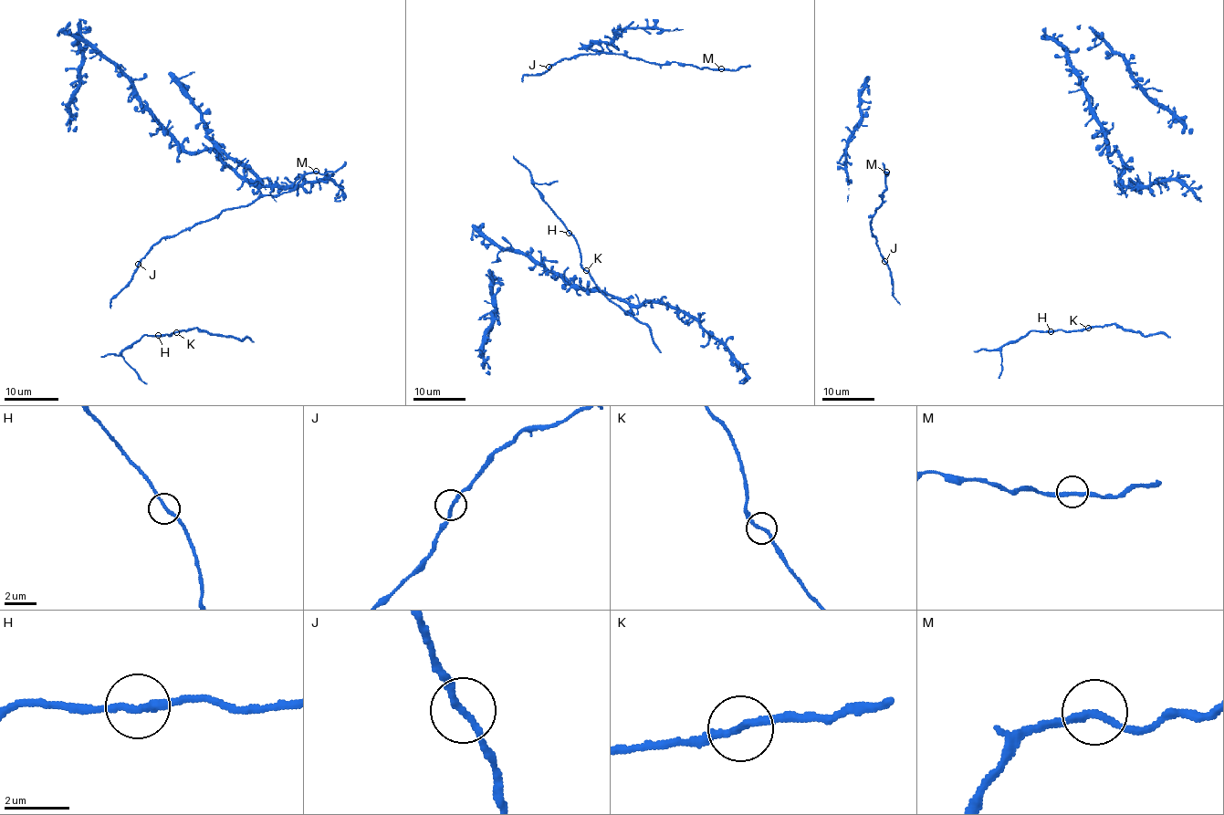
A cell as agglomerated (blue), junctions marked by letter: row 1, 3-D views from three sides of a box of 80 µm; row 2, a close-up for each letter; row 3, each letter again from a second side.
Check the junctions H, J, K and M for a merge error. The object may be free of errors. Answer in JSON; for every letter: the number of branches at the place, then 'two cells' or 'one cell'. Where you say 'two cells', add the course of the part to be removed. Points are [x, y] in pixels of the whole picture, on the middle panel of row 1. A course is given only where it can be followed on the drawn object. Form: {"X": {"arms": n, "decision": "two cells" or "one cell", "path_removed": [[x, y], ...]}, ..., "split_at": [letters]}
{"H": {"arms": 2, "decision": "one cell"}, "J": {"arms": 2, "decision": "one cell"}, "K": {"arms": 2, "decision": "one cell"}, "M": {"arms": 2, "decision": "one cell"}, "split_at": []}

